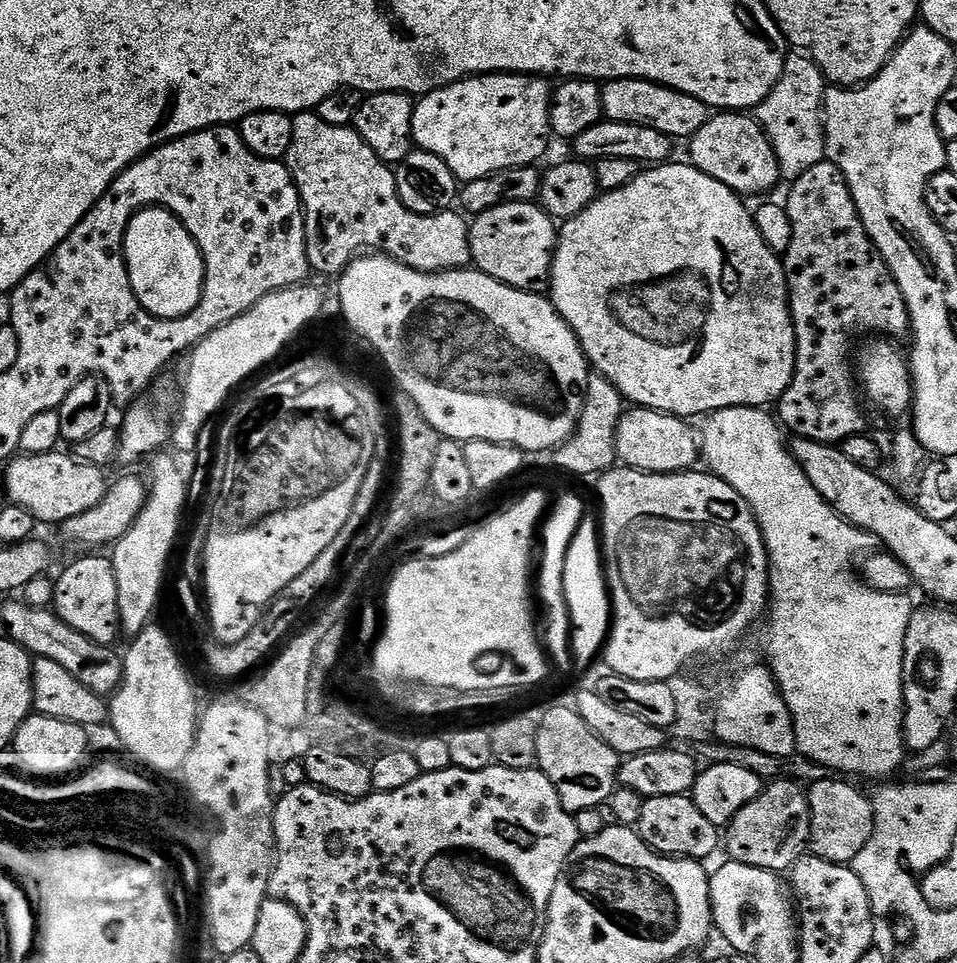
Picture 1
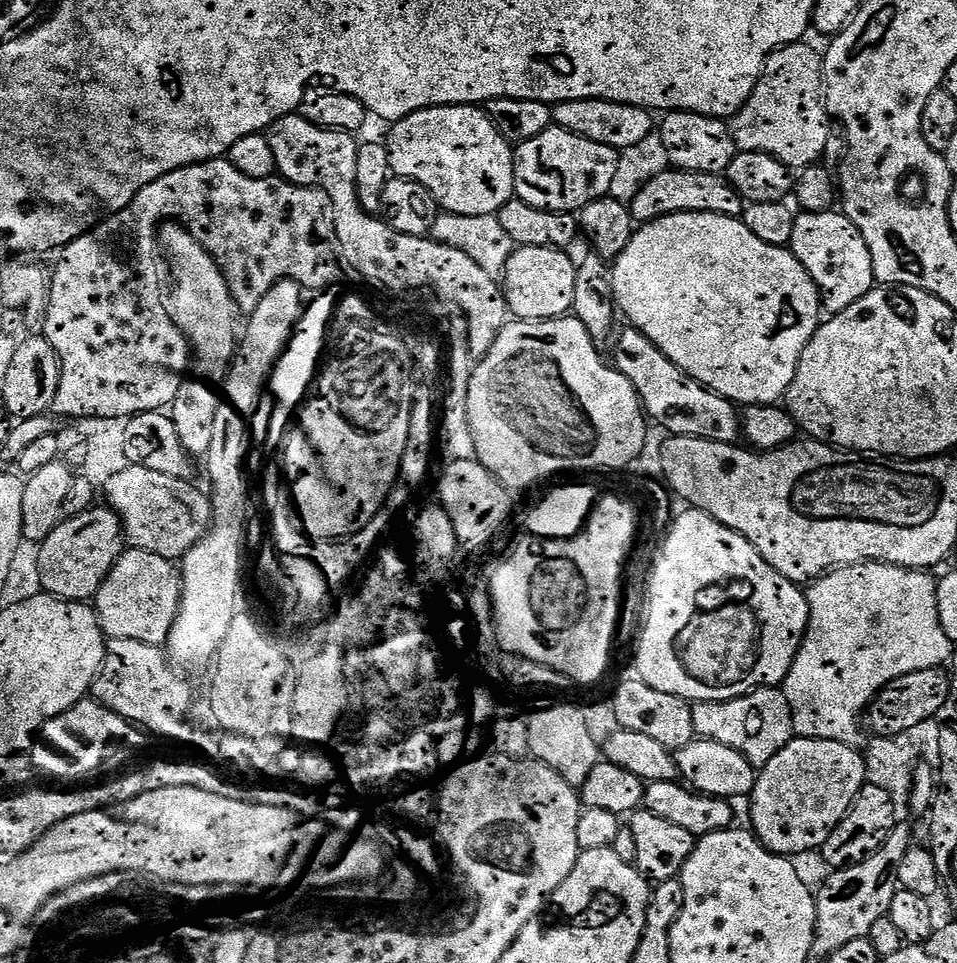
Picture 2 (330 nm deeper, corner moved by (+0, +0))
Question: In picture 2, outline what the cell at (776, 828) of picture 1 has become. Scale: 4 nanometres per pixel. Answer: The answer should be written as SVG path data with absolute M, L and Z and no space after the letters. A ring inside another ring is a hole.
M793 738L773 760L763 765L756 778L756 789L752 791L750 797L751 831L761 844L765 844L768 849L780 856L797 858L796 856L802 855L803 852L812 852L815 848L823 849L832 831L846 818L846 814L852 809L860 792L870 780L870 769L868 770L863 754L852 748L856 746L842 740L811 739Z

